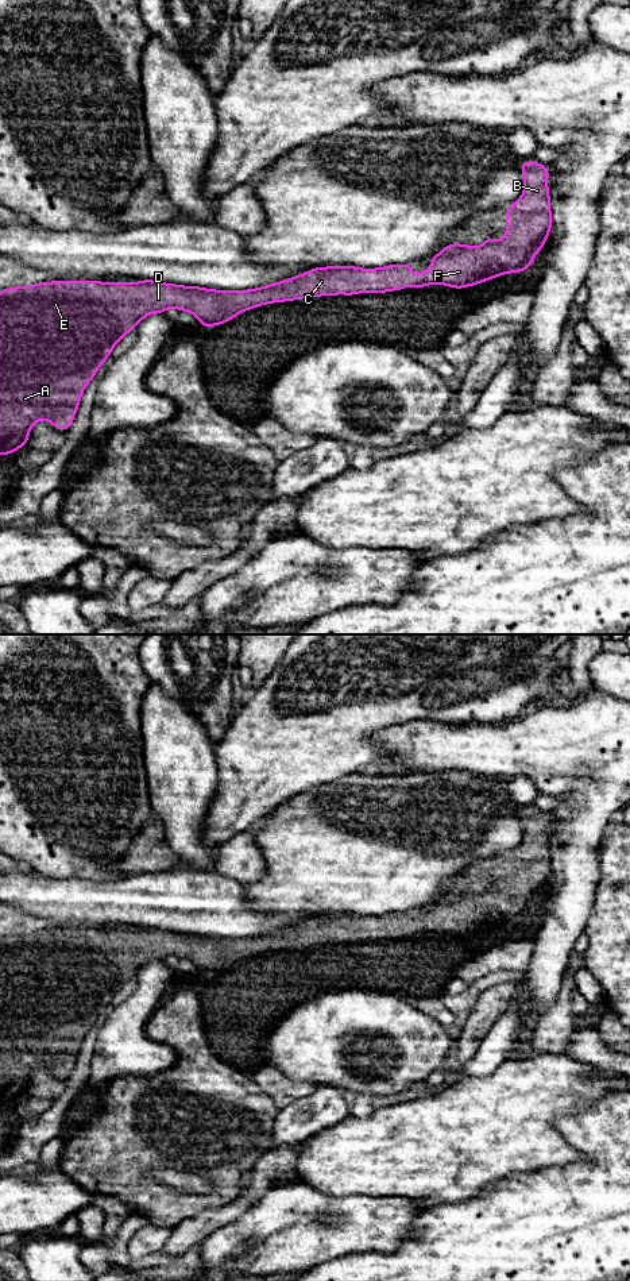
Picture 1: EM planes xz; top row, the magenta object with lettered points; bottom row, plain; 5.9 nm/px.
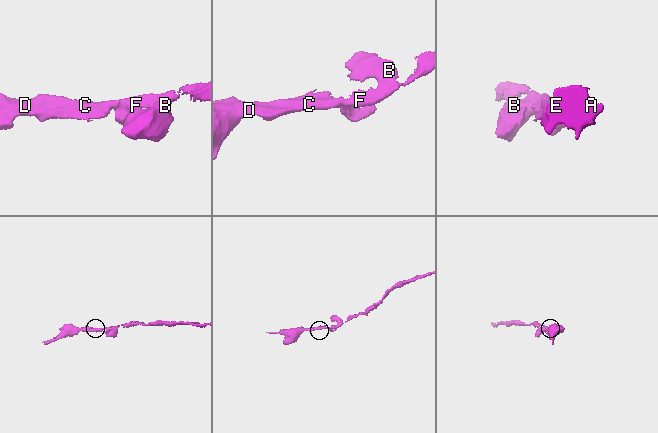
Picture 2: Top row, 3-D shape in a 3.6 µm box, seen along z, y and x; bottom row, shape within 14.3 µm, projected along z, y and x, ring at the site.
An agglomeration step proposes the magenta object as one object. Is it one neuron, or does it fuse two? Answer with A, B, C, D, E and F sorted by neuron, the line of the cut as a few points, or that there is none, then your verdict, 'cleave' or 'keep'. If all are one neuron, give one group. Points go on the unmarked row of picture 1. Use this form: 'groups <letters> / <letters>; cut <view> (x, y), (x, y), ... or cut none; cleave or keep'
groups A B C D E F; cut none; keep

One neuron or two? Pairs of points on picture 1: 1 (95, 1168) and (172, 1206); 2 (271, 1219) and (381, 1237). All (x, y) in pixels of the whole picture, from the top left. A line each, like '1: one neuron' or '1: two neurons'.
1: one neuron
2: one neuron

